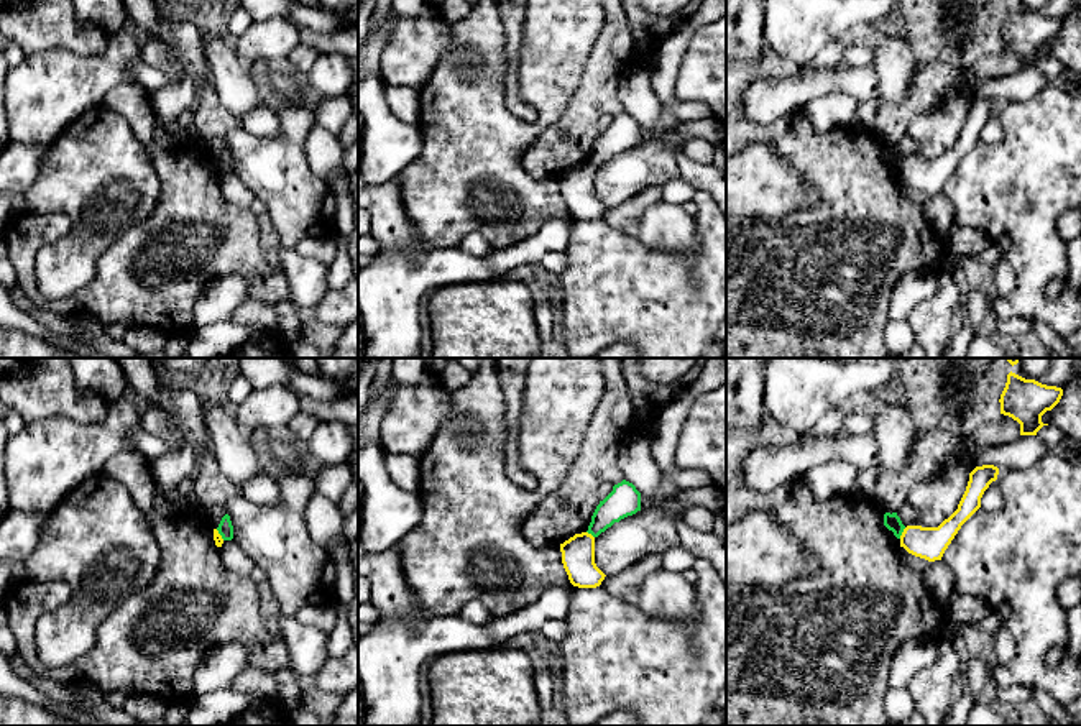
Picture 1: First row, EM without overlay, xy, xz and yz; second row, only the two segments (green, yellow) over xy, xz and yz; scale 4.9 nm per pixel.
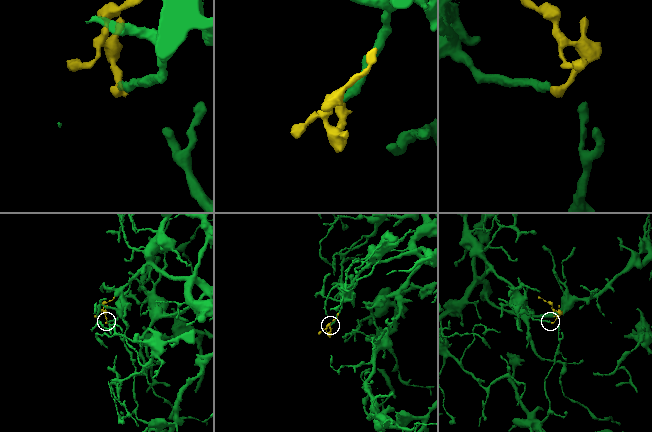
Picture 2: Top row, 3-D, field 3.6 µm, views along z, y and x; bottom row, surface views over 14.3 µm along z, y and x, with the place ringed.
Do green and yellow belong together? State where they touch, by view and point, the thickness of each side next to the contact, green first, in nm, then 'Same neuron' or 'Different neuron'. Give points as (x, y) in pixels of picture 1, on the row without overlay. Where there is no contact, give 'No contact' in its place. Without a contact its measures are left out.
Touches green at yz (902, 163). Thickness 80 nm (green) against 160 nm. Different neuron

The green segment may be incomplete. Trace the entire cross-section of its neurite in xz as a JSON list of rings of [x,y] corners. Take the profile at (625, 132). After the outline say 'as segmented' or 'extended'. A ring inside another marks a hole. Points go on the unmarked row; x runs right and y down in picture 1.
[[[626,112],[613,118],[613,123],[596,138],[588,166],[598,169],[614,154],[641,143],[641,125]]]; as segmented

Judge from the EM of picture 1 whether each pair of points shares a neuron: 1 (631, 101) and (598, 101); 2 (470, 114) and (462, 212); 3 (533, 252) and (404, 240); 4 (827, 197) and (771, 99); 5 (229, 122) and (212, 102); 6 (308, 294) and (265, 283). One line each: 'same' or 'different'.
1: different
2: same
3: same
4: different
5: same
6: different

